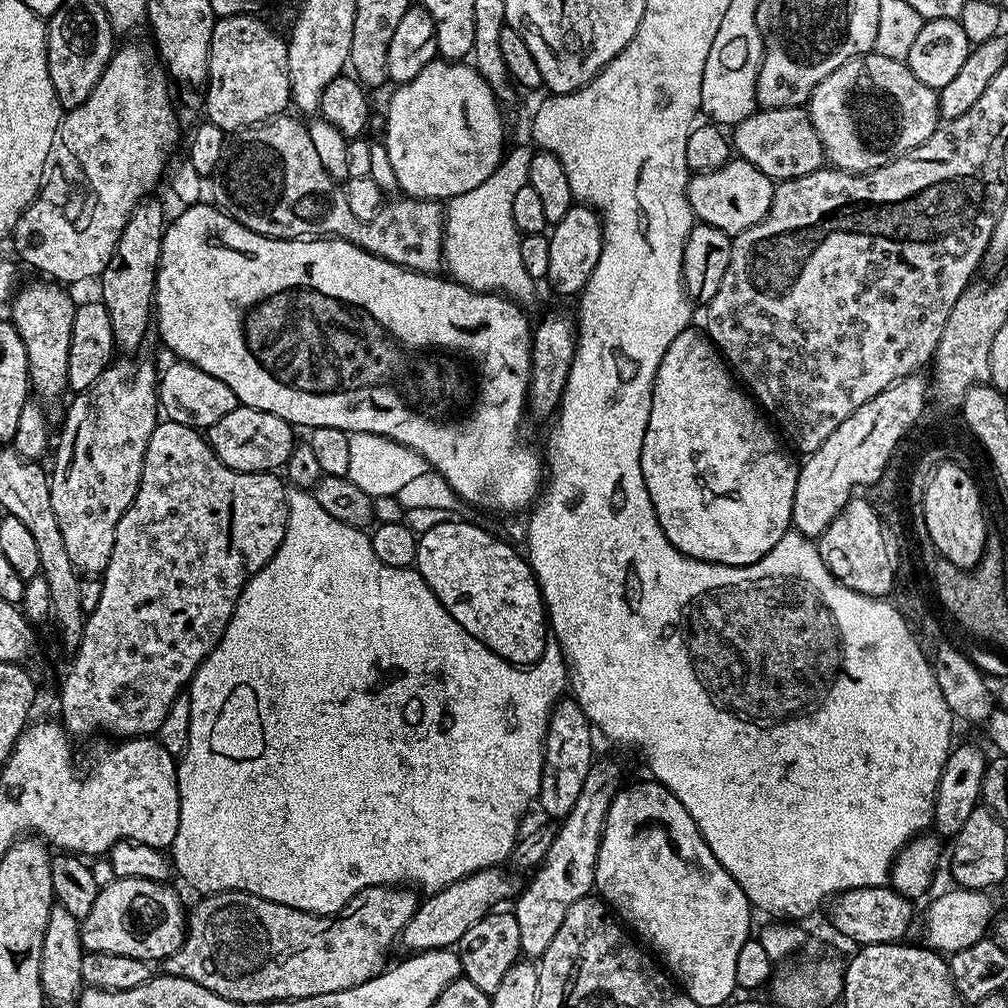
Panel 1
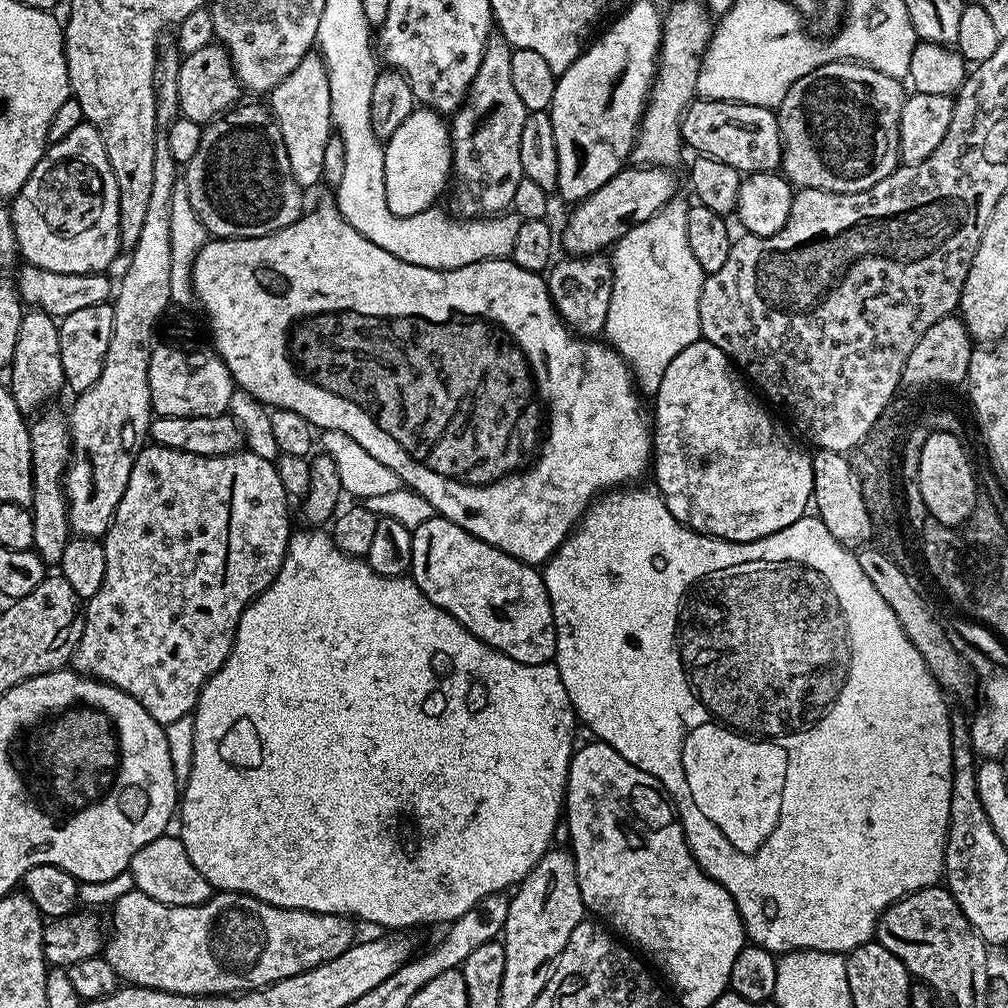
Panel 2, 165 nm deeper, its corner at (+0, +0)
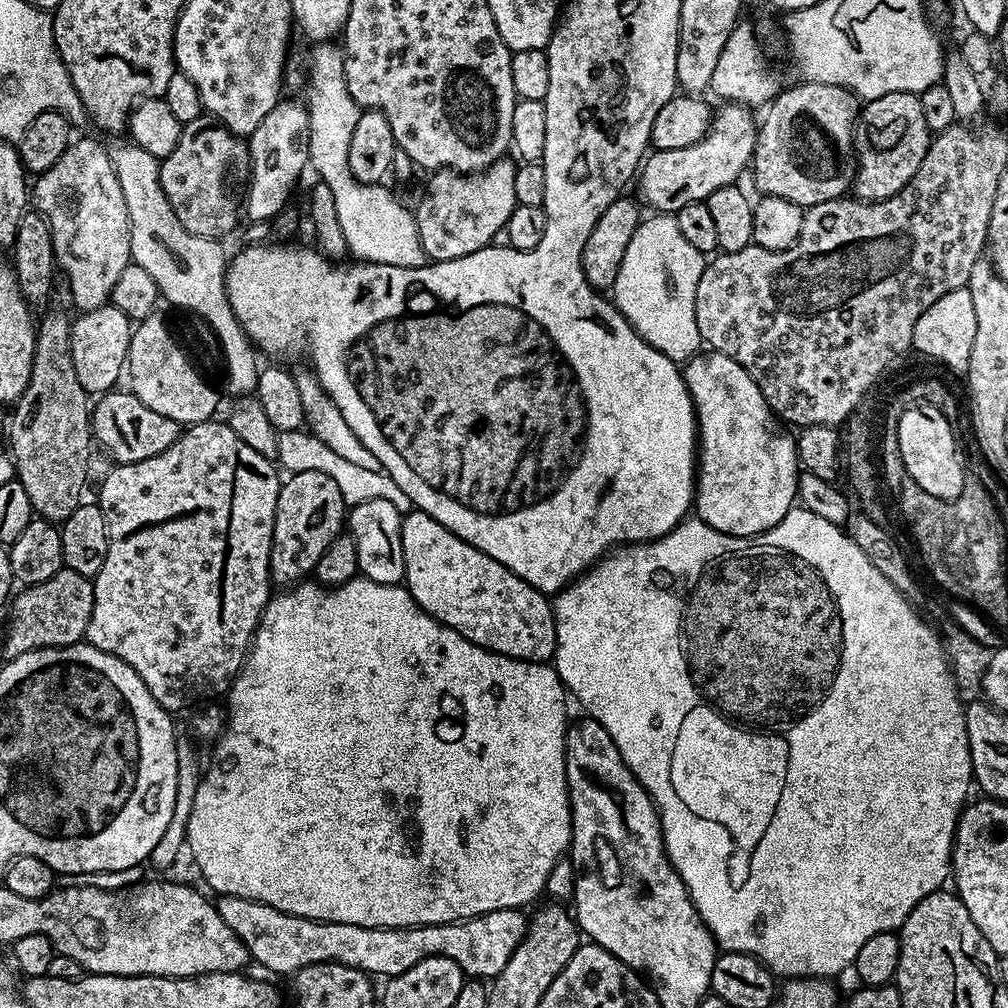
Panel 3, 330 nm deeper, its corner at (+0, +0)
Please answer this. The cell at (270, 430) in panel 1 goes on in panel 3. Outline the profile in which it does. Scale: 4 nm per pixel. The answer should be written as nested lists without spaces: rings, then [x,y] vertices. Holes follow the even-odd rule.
[[[113,390],[103,393],[91,411],[91,431],[95,441],[112,456],[117,463],[133,464],[145,461],[168,450],[180,436],[182,426],[172,418],[155,413],[150,407],[143,406],[131,391]]]

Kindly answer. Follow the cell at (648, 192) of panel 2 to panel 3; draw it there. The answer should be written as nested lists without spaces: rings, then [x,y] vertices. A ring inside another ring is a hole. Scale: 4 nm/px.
[[[724,102],[719,106],[721,108],[717,112],[715,109],[711,117],[708,133],[694,142],[694,146],[682,146],[682,150],[656,150],[643,161],[638,172],[639,199],[645,205],[648,203],[653,213],[675,214],[682,206],[707,201],[714,190],[736,184],[743,172],[745,175],[756,145],[757,117],[752,117],[751,107],[742,104]]]

